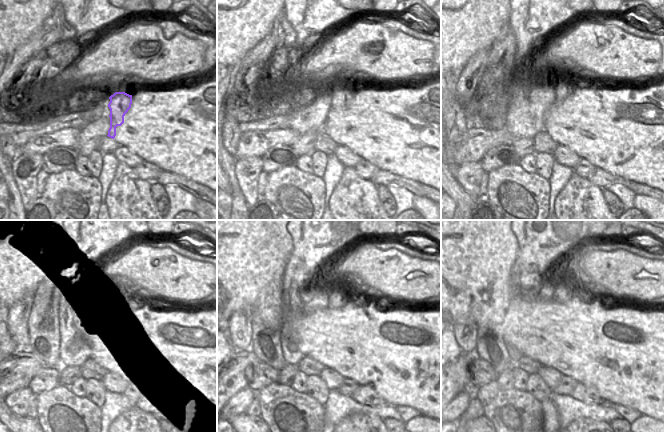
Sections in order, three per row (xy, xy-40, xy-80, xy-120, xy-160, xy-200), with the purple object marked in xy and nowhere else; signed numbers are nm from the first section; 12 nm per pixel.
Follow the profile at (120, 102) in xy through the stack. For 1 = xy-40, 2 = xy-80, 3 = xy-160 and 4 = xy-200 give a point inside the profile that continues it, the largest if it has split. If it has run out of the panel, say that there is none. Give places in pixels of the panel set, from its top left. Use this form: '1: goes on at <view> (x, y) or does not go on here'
1: goes on at xy-40 (341, 98)
2: goes on at xy-80 (562, 89)
3: goes on at xy-160 (336, 300)
4: goes on at xy-200 (562, 293)

